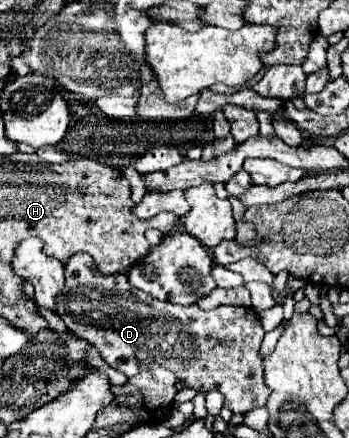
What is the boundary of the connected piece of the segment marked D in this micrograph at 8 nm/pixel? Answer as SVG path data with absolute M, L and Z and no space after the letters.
M87 254L77 256L77 298L59 298L59 316L65 320L67 328L93 344L103 360L123 372L125 376L135 376L147 364L159 362L165 368L171 368L177 378L181 378L181 386L195 388L199 392L219 390L225 396L225 408L229 408L235 414L245 414L253 408L265 406L269 388L263 382L263 364L259 356L259 346L263 340L263 328L253 308L241 308L241 306L219 306L215 310L201 310L197 304L189 306L177 306L171 302L161 302L157 298L151 298L145 292L139 292L133 288L127 280L127 276L103 276L97 272L95 262Z

